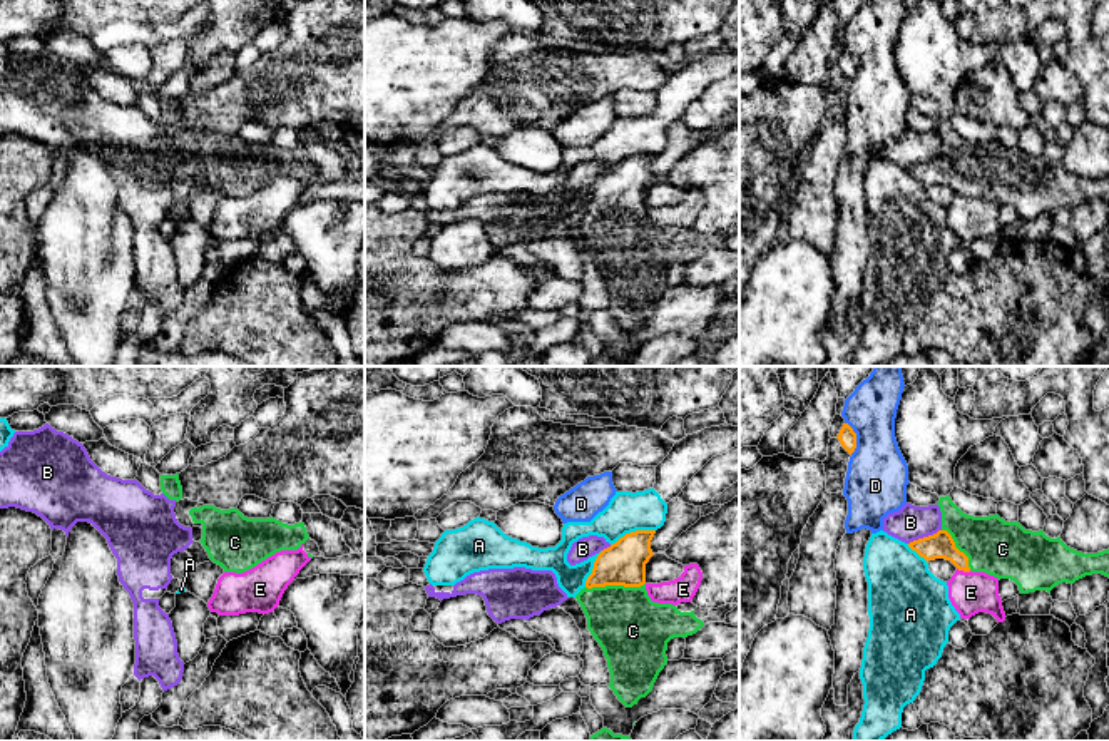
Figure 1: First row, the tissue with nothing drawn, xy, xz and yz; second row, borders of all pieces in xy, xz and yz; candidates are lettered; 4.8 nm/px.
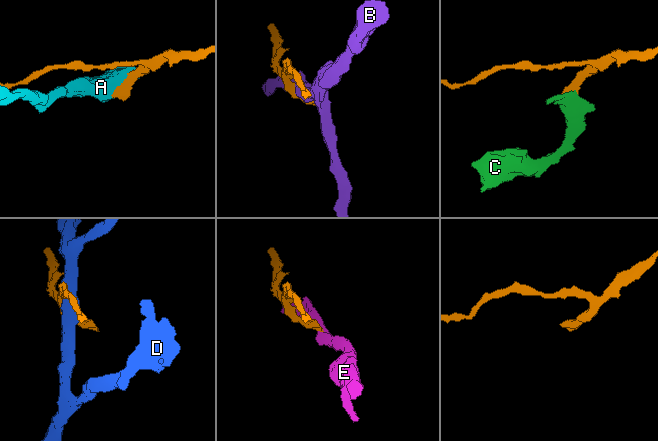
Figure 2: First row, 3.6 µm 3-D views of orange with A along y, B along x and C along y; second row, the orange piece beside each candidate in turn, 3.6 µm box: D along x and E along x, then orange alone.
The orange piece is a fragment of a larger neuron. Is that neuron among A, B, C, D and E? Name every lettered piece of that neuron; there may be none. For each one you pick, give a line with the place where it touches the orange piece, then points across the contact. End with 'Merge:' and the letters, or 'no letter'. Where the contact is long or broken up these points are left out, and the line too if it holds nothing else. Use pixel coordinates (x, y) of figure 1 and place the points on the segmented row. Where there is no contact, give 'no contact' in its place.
C: xz (614, 584) | across xz (624, 562), (614, 584), (616, 606), (633, 631)
Merge: C

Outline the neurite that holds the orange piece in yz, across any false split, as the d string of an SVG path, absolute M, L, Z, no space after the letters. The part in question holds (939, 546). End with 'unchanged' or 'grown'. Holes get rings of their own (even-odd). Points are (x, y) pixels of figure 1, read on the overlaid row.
M940 497L942 529L928 537L908 544L927 562L935 559L950 560L963 572L985 572L1000 579L1010 579L1019 585L1020 594L1035 590L1050 590L1062 584L1102 574L1109 577L1109 549L1097 554L1082 554L1067 547L1060 537L1050 539L1044 530L1025 530L1019 522L1005 522L997 514L989 517L974 517L963 514L952 498Z; grown

